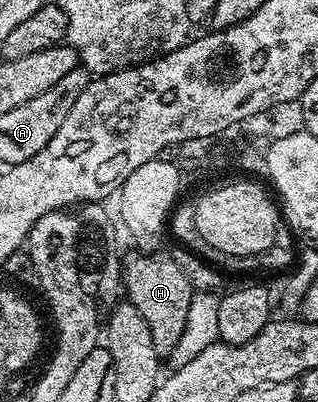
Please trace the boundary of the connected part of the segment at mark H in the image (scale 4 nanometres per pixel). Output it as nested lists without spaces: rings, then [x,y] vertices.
[[[132,252],[132,255],[129,258],[127,255],[122,262],[122,290],[127,301],[132,302],[134,308],[138,308],[142,320],[146,320],[156,351],[162,356],[171,355],[178,342],[182,340],[187,312],[194,295],[192,282],[186,276],[186,272],[182,272],[171,253]]]

